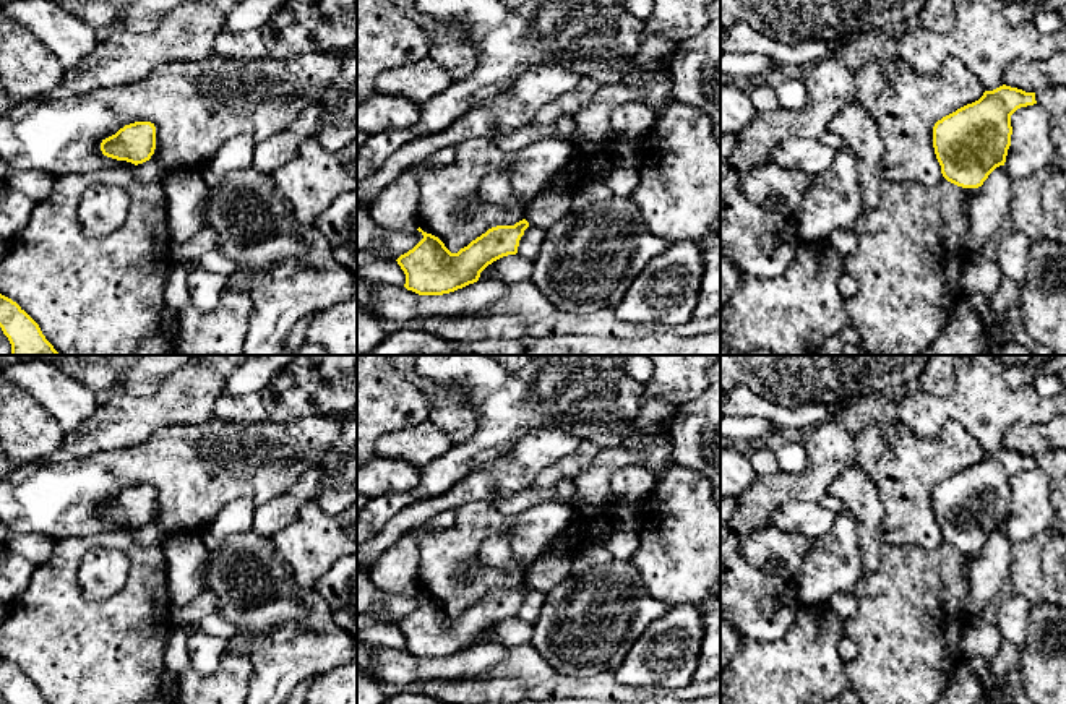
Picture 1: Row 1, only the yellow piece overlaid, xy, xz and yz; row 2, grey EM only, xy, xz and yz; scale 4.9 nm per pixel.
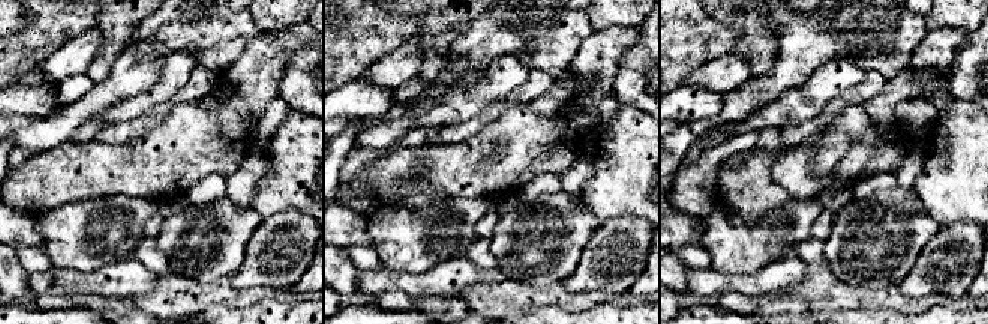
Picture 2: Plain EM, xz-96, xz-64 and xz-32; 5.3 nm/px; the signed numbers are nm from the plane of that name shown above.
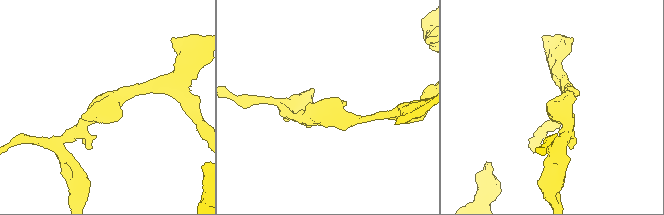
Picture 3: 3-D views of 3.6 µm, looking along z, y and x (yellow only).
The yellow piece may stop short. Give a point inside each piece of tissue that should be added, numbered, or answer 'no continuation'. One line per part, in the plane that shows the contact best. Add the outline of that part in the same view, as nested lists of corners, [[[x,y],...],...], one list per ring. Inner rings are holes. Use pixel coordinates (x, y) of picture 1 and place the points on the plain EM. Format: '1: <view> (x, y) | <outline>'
no continuation

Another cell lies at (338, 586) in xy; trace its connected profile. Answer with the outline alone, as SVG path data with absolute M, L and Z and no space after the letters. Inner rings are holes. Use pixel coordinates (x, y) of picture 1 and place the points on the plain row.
M346 555L316 581L336 625L357 639L357 555Z

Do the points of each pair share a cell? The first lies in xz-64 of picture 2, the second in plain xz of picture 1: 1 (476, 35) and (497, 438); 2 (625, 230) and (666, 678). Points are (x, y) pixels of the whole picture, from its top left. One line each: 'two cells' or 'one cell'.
1: one cell
2: one cell

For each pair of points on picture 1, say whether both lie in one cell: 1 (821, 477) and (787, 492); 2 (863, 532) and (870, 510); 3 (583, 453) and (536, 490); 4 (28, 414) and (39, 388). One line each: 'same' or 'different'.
1: same
2: same
3: same
4: different

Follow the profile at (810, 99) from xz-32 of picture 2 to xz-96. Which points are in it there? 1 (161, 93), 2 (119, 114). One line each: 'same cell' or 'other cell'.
1: same cell
2: same cell

